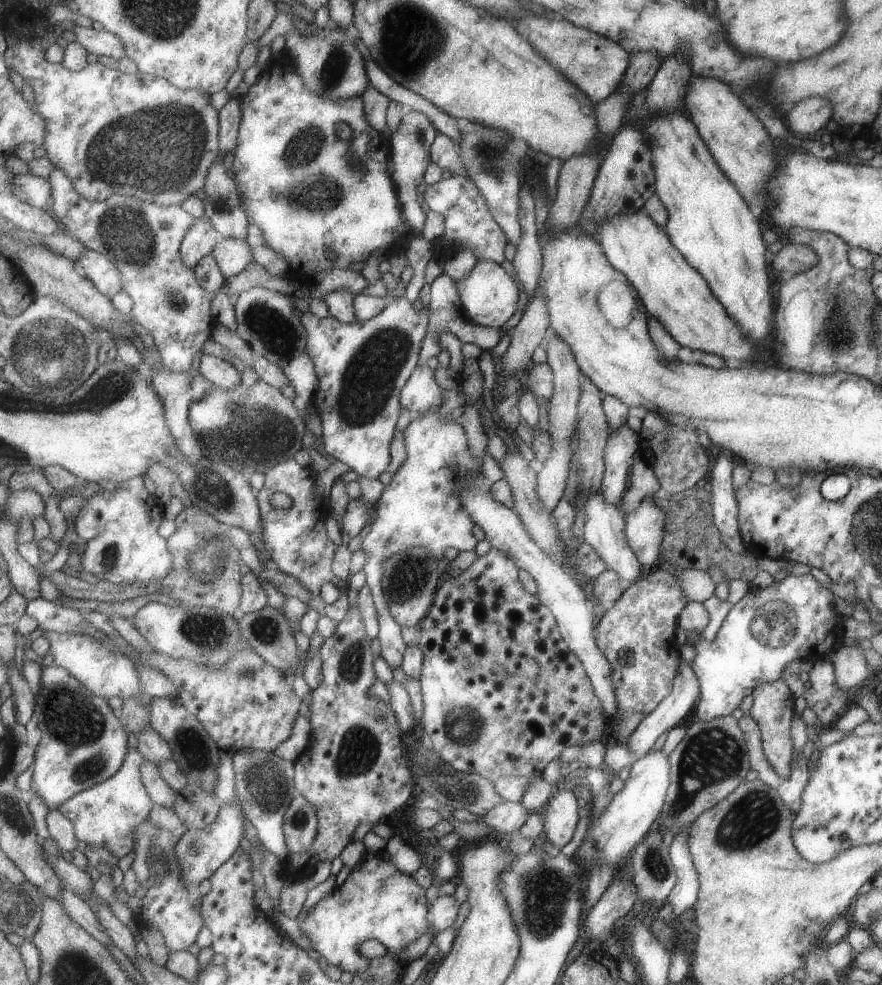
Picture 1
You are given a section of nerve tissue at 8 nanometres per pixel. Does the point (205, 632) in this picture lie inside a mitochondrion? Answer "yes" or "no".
yes

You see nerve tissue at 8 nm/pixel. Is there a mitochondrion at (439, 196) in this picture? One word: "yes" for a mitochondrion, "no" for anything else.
no

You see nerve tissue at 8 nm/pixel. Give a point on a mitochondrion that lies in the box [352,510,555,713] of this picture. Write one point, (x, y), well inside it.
(406, 580)

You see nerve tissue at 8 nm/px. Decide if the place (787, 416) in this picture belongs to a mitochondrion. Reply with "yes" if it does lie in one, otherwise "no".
no

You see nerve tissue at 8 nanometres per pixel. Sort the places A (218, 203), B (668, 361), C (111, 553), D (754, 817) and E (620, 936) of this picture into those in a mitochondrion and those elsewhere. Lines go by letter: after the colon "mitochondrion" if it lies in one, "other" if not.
A: mitochondrion
B: other
C: mitochondrion
D: mitochondrion
E: other

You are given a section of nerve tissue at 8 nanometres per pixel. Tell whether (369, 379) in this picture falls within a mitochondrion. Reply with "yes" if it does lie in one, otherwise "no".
yes

